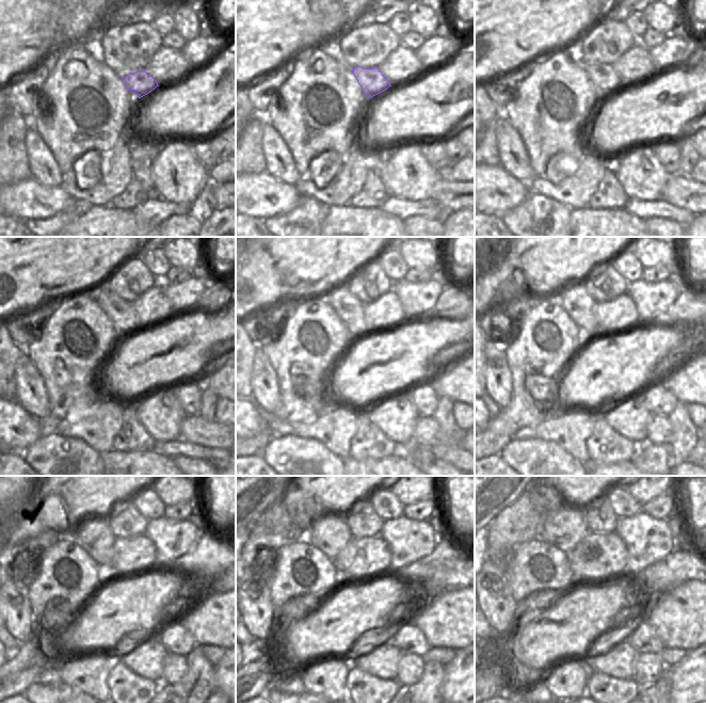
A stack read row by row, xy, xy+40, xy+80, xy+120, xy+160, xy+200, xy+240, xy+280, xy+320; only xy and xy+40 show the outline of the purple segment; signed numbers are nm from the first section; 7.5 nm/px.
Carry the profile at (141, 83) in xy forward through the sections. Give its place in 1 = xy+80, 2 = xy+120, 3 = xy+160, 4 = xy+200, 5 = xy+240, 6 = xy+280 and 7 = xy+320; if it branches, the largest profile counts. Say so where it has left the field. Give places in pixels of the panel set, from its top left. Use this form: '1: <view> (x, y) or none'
1: xy+80 (603, 76)
2: xy+120 (121, 313)
3: xy+160 (351, 310)
4: xy+200 (572, 296)
5: xy+240 (92, 532)
6: xy+280 (329, 532)
7: xy+320 (566, 527)

